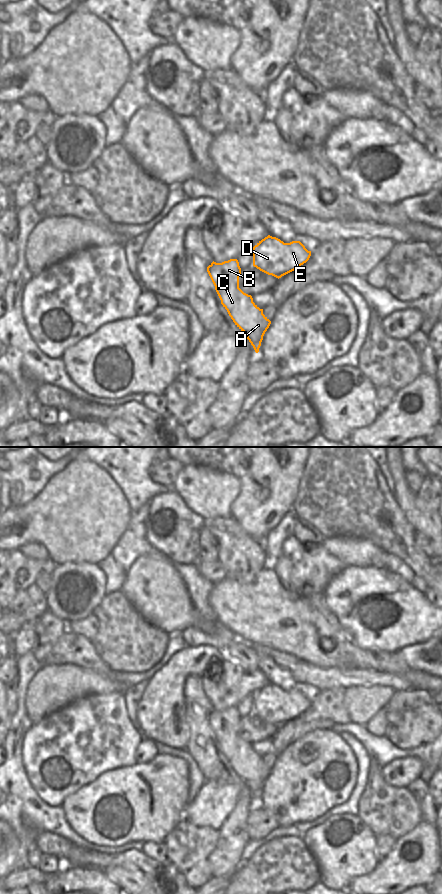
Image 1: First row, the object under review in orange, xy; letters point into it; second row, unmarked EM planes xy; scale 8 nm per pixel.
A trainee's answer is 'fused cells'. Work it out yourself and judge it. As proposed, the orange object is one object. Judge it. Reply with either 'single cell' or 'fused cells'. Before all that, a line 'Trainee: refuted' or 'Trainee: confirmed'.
Trainee: refuted
single cell

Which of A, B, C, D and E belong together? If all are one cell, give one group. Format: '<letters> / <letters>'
A B C D E

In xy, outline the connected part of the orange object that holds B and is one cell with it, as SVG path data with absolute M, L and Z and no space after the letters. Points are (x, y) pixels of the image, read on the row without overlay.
M237 707L222 711L212 710L207 720L215 734L221 752L235 773L245 782L256 801L271 769L263 762L251 743L239 736L241 716Z

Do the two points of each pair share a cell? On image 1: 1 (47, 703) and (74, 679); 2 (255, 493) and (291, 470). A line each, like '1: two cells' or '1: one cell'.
1: one cell
2: one cell

